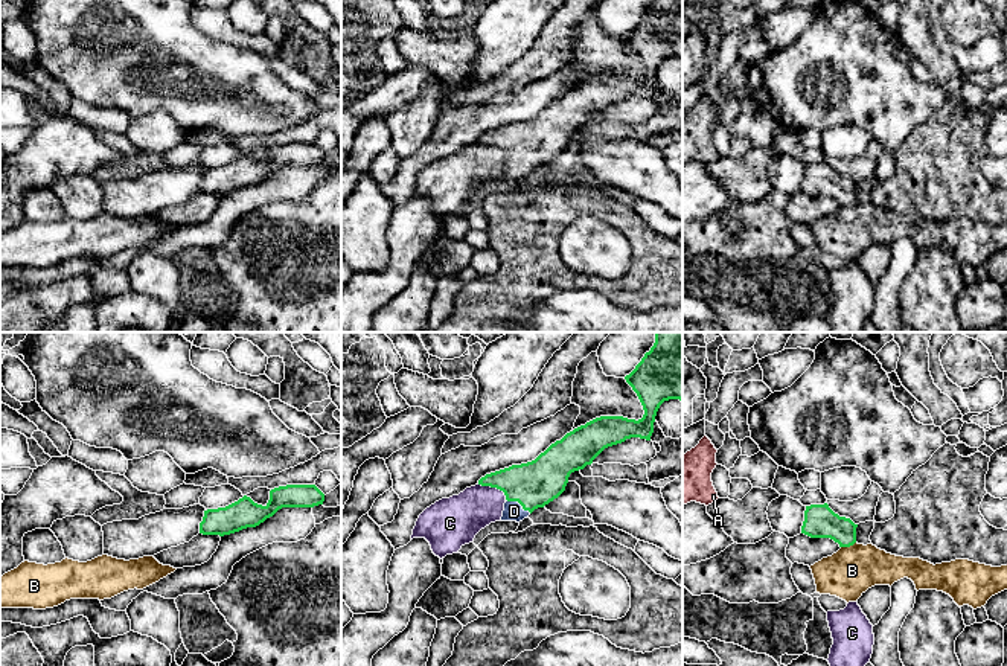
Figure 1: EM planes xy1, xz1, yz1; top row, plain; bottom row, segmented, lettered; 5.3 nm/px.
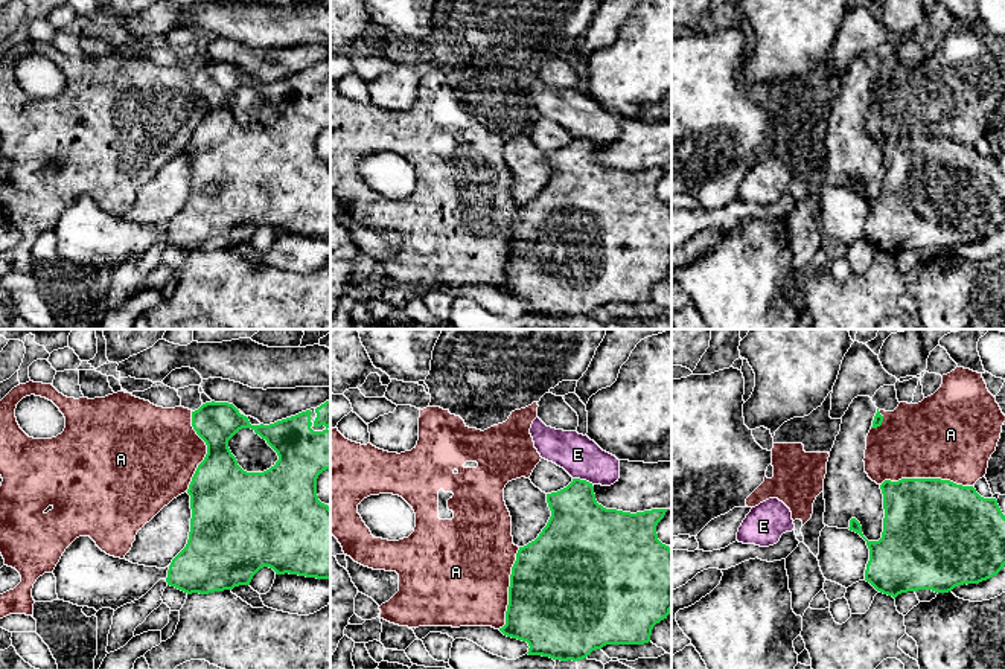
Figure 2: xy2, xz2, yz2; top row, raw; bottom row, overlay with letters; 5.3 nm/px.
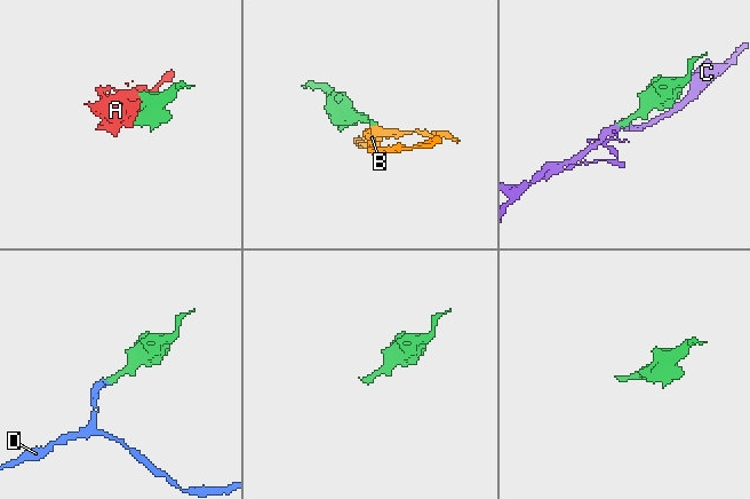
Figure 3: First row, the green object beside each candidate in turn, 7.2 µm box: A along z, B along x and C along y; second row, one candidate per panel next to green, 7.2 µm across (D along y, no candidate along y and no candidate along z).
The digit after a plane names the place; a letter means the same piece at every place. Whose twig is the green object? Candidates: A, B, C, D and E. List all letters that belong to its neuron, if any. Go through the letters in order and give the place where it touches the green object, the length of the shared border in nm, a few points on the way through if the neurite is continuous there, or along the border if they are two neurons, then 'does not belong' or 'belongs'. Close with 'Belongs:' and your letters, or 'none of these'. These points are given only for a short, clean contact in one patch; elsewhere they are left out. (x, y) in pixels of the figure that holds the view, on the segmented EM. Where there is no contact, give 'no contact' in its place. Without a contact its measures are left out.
A: yz2 (926, 479) | 480 nm | does not belong
B: yz1 (847, 546) | 90 nm | along yz1 (855, 541), (841, 547) | does not belong
C: xz1 (494, 486) | 170 nm | along xz1 (479, 483), (498, 488), (506, 499) | does not belong
D: xz1 (518, 502) | 150 nm | across xz1 (533, 485), (518, 502), (514, 511) | belongs
E: xz2 (583, 480) | 120 nm | does not belong
Belongs: D

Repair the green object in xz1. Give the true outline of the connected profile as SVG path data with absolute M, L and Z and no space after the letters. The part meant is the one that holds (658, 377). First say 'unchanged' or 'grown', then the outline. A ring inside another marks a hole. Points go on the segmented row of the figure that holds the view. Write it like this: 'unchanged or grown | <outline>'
grown | M683 332L654 334L651 351L625 376L643 405L643 418L596 418L567 433L535 460L481 477L477 485L497 488L506 495L501 521L519 523L558 498L570 474L591 465L605 448L631 437L651 440L660 405L669 399L683 402Z

